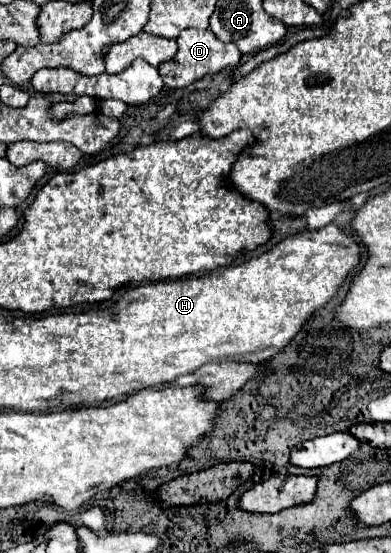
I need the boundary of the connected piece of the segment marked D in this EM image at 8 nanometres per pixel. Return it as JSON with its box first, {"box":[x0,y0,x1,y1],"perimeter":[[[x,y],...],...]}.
{"box":[159,29,241,87],"perimeter":[[[185,29],[179,37],[177,37],[177,55],[169,61],[165,61],[163,65],[159,65],[159,73],[161,79],[165,81],[167,87],[187,87],[191,85],[195,79],[201,79],[207,73],[217,73],[225,67],[235,67],[241,59],[239,49],[235,49],[235,45],[231,43],[223,43],[219,41],[209,29],[199,31],[199,29]]]}

